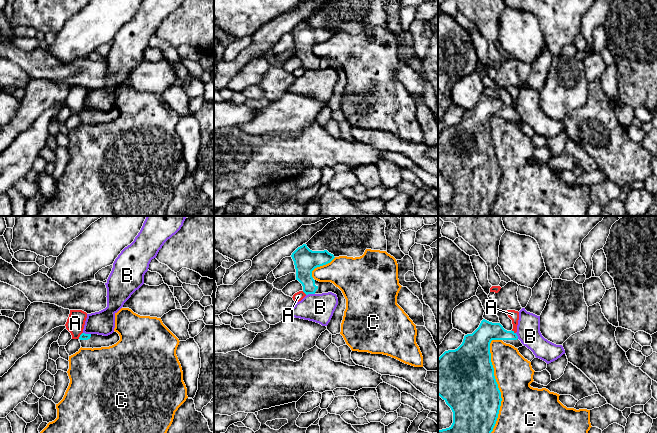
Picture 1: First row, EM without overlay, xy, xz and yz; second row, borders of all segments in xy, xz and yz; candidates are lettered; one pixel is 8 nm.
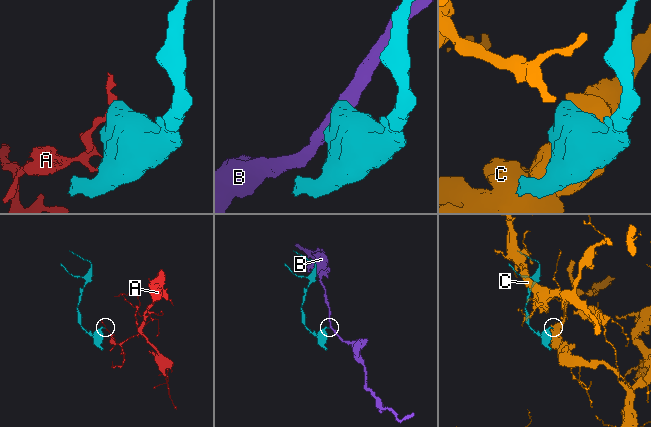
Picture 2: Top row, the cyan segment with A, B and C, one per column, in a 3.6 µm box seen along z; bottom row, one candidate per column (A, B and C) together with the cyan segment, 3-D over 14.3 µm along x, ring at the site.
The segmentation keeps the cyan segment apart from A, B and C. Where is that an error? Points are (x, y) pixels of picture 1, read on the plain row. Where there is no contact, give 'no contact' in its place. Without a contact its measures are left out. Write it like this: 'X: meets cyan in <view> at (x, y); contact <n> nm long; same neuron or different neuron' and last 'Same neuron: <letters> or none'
A: meets cyan in xy at (80, 111); contact 70 nm long; different neuron
B: meets cyan in xz at (310, 69); contact 70 nm long; different neuron
C: meets cyan in yz at (497, 161); contact 800 nm long; different neuron
Same neuron: none

